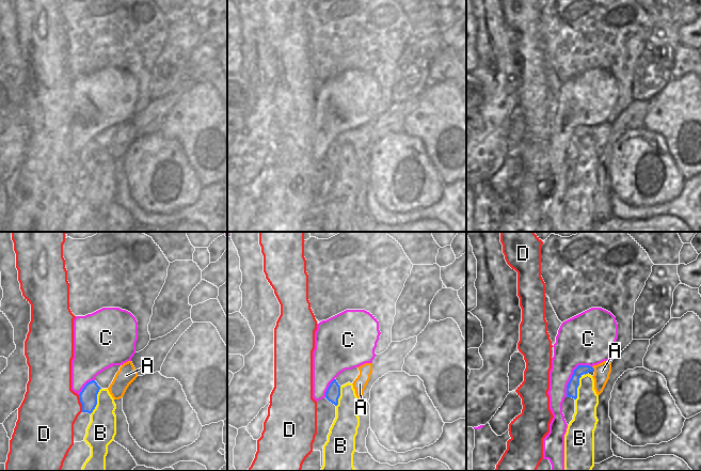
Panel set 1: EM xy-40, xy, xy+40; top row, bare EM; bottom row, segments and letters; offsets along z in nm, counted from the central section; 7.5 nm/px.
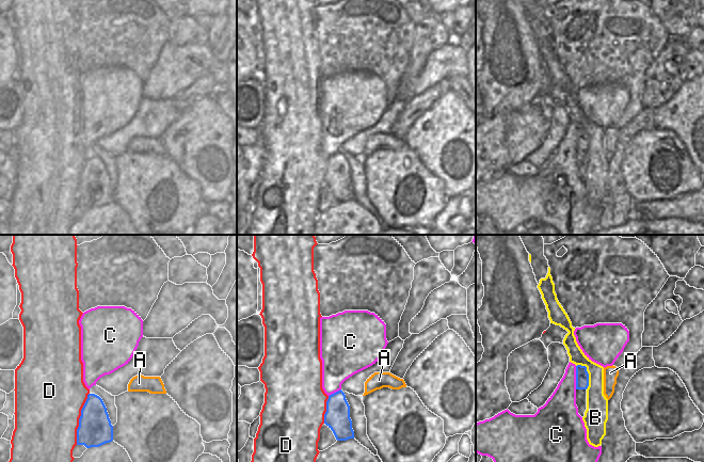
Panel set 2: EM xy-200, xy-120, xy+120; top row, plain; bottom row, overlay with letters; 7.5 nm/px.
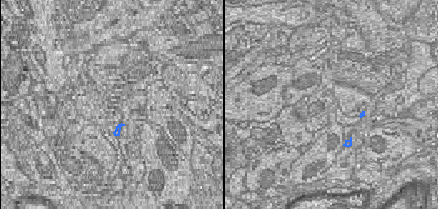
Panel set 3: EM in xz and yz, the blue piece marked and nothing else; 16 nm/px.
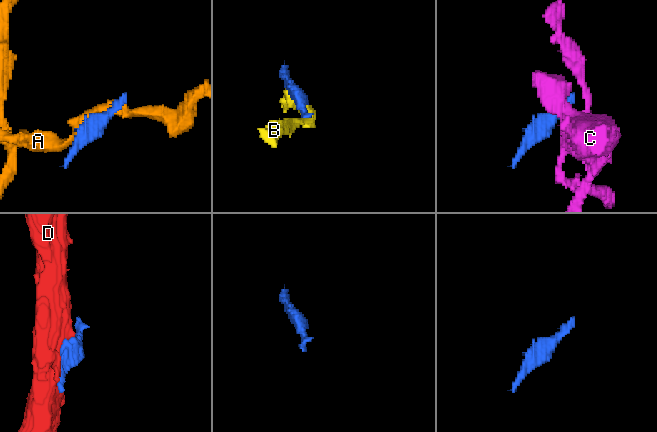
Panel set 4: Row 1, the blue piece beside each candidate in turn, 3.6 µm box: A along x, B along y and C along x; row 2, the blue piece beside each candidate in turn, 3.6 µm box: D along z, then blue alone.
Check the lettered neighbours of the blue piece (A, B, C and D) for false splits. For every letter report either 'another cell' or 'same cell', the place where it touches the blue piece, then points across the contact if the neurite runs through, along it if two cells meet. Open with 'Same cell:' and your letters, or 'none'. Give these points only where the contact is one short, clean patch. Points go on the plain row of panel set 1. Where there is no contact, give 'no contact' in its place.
Same cell: none
A: another cell; contact xy+40 (593, 129); border xy+40 (591, 127), (594, 131)
B: another cell; contact xy-40 (96, 161)
C: another cell; contact xy+40 (572, 136); border xy+40 (591, 126), (578, 126), (573, 131), (567, 146), (566, 157)
D: another cell; contact xy-40 (81, 165)

